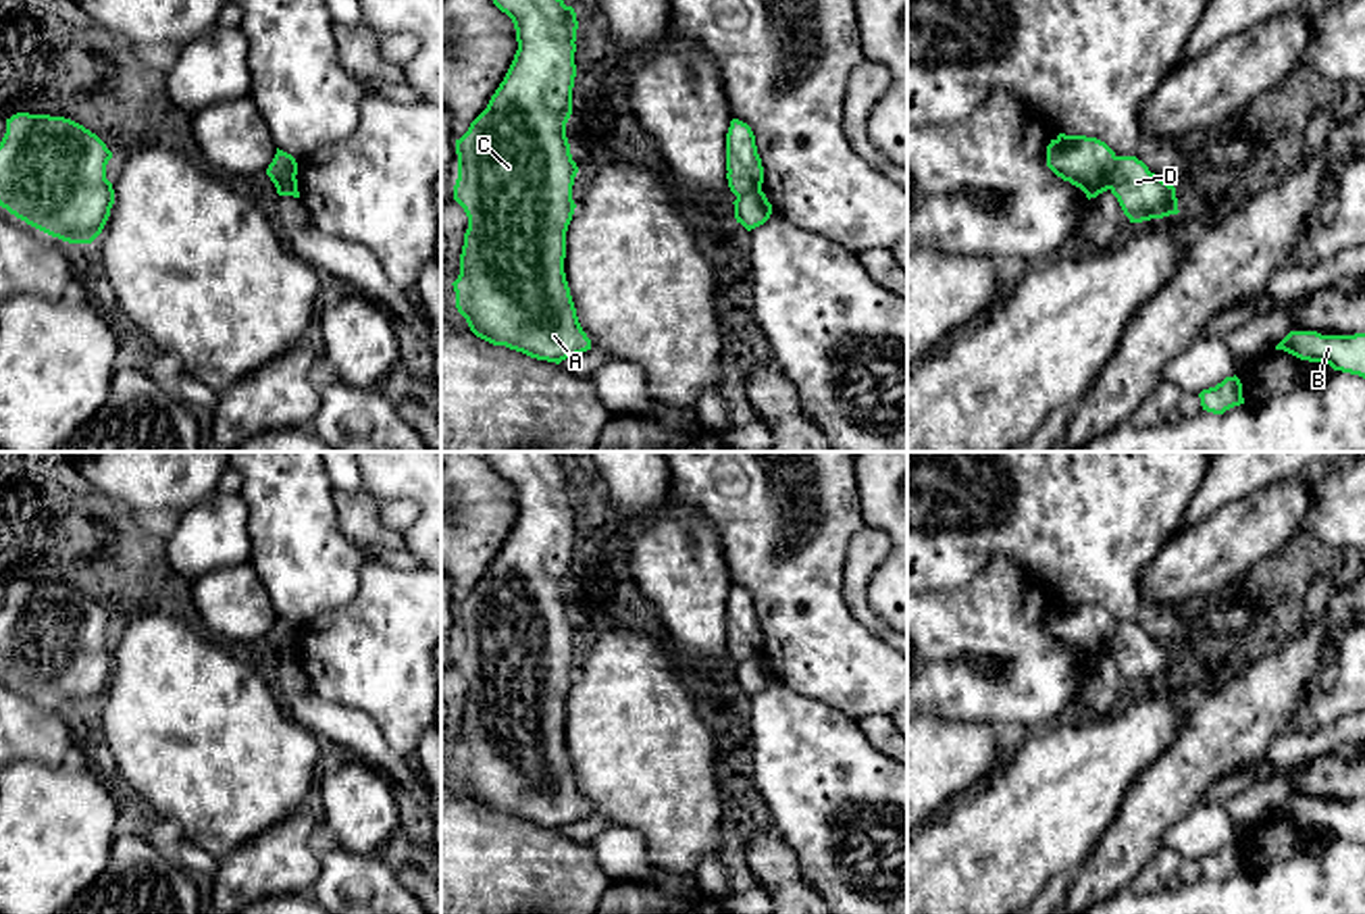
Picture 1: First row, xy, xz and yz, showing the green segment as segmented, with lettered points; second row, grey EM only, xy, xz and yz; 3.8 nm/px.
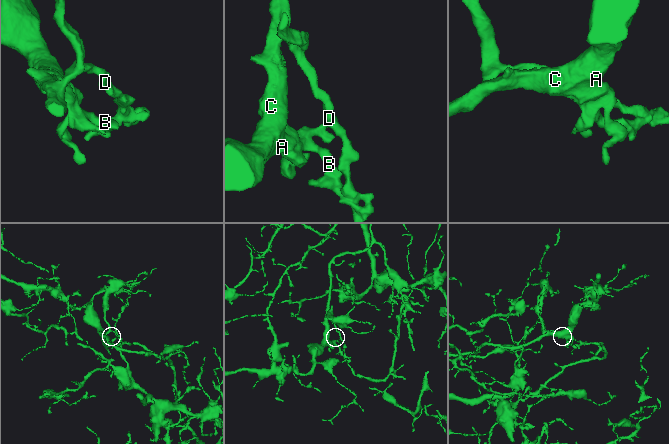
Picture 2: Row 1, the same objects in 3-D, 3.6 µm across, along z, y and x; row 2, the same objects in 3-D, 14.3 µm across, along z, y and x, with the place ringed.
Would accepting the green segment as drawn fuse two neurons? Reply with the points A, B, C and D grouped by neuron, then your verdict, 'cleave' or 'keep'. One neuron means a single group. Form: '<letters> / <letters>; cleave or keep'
A B C / D; cleave

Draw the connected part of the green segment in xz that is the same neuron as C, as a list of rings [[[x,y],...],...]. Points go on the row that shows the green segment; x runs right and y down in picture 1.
[[[493,0],[516,29],[518,50],[487,108],[456,139],[454,200],[468,217],[456,308],[470,331],[537,360],[560,364],[591,350],[564,273],[566,231],[578,173],[566,137],[576,77],[576,12],[564,0]]]

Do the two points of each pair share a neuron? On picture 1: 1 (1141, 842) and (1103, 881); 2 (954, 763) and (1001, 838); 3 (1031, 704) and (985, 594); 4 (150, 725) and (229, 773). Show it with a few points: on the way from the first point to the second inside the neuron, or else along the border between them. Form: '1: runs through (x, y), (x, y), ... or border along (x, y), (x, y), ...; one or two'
1: runs through (1130, 852), (1112, 871); one
2: border along (960, 796), (949, 802); two
3: runs through (1024, 677), (1018, 658), (995, 636), (995, 621); one
4: runs through (169, 727), (184, 727), (211, 754); one

